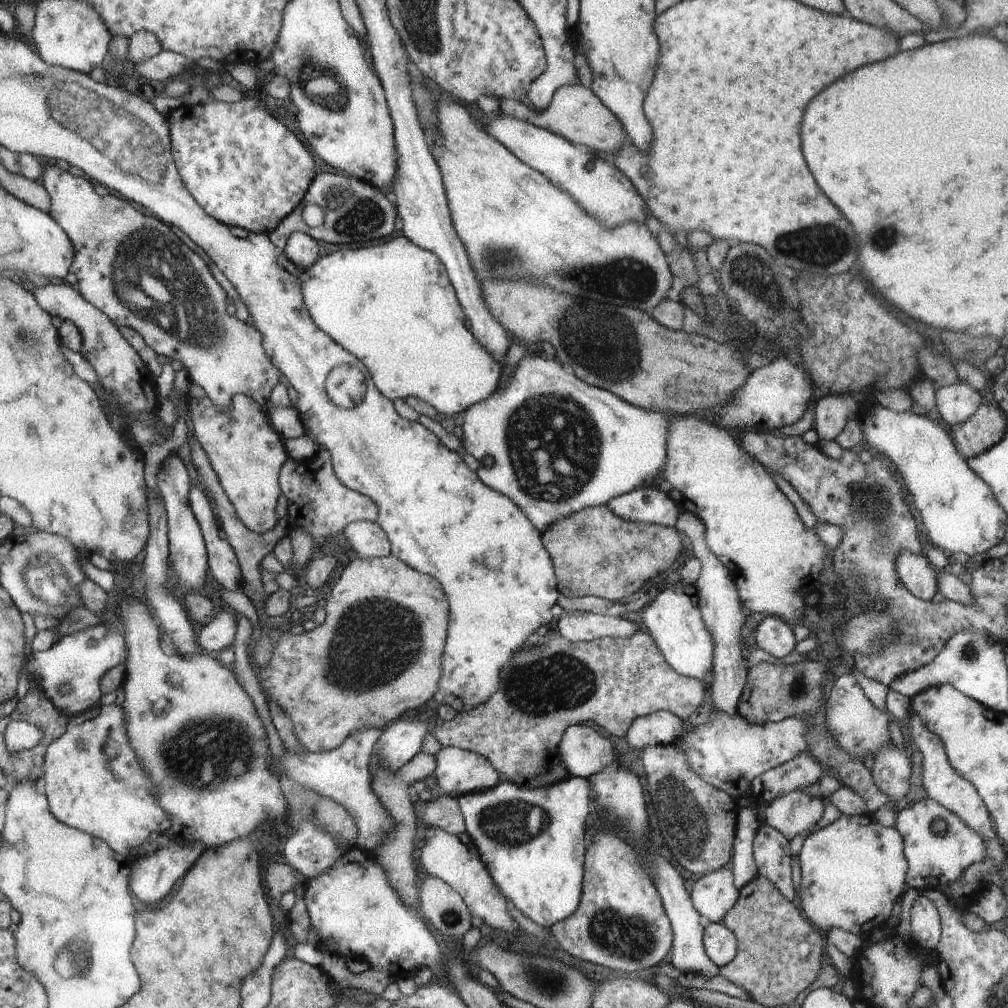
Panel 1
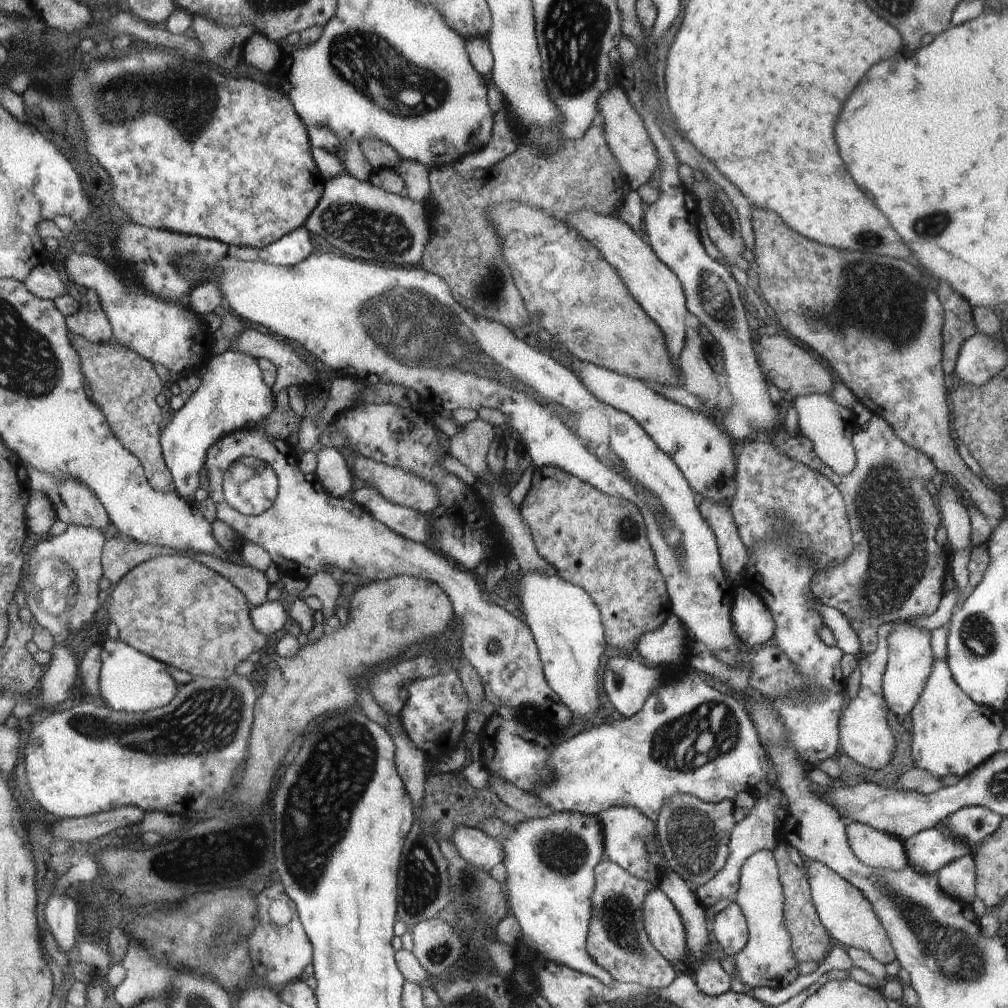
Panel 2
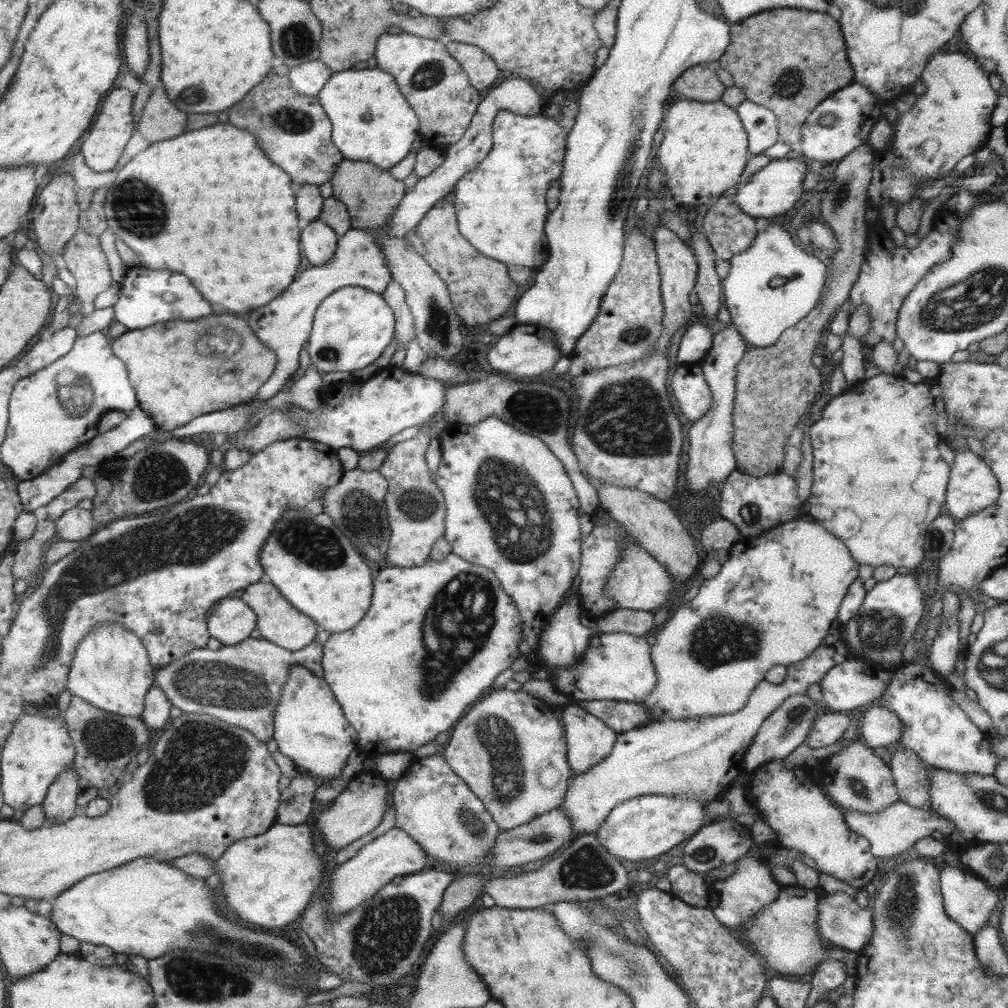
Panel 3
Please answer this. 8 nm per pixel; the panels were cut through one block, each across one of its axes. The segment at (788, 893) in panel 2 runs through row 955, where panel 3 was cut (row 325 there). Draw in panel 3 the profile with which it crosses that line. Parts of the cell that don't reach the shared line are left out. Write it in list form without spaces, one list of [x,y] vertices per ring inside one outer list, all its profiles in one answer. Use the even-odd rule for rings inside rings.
[[[862,144],[830,169],[833,178],[828,190],[822,194],[820,221],[832,230],[837,248],[832,262],[828,264],[827,276],[815,308],[801,322],[788,328],[776,344],[749,347],[737,366],[732,452],[737,462],[736,469],[744,474],[762,477],[783,470],[784,445],[792,434],[792,428],[806,417],[808,408],[818,399],[822,376],[819,368],[812,363],[812,356],[818,351],[822,334],[834,314],[849,298],[865,260],[868,232],[866,191],[875,160],[874,149]]]

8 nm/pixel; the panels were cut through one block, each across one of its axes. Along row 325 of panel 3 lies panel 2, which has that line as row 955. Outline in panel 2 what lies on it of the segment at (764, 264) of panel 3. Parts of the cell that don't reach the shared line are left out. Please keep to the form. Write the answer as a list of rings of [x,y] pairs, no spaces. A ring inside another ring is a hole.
[[[756,852],[744,862],[735,902],[740,906],[748,928],[746,947],[733,957],[736,974],[743,984],[753,988],[786,989],[800,976],[799,963],[792,951],[790,934],[784,925],[785,897],[773,852]]]

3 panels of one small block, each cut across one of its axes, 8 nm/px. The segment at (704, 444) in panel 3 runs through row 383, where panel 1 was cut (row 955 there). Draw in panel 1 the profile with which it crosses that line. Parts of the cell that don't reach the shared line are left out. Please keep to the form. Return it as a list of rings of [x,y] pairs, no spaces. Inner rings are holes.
[[[723,922],[710,923],[703,929],[703,946],[706,956],[721,969],[736,958],[738,943],[736,937]]]

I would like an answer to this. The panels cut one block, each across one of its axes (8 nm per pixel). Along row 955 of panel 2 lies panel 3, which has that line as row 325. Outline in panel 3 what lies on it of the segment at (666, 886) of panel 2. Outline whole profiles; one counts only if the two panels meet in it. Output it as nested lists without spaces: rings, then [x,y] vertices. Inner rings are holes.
[[[703,322],[694,324],[686,330],[679,344],[677,360],[678,364],[699,364],[712,347],[713,335]]]

